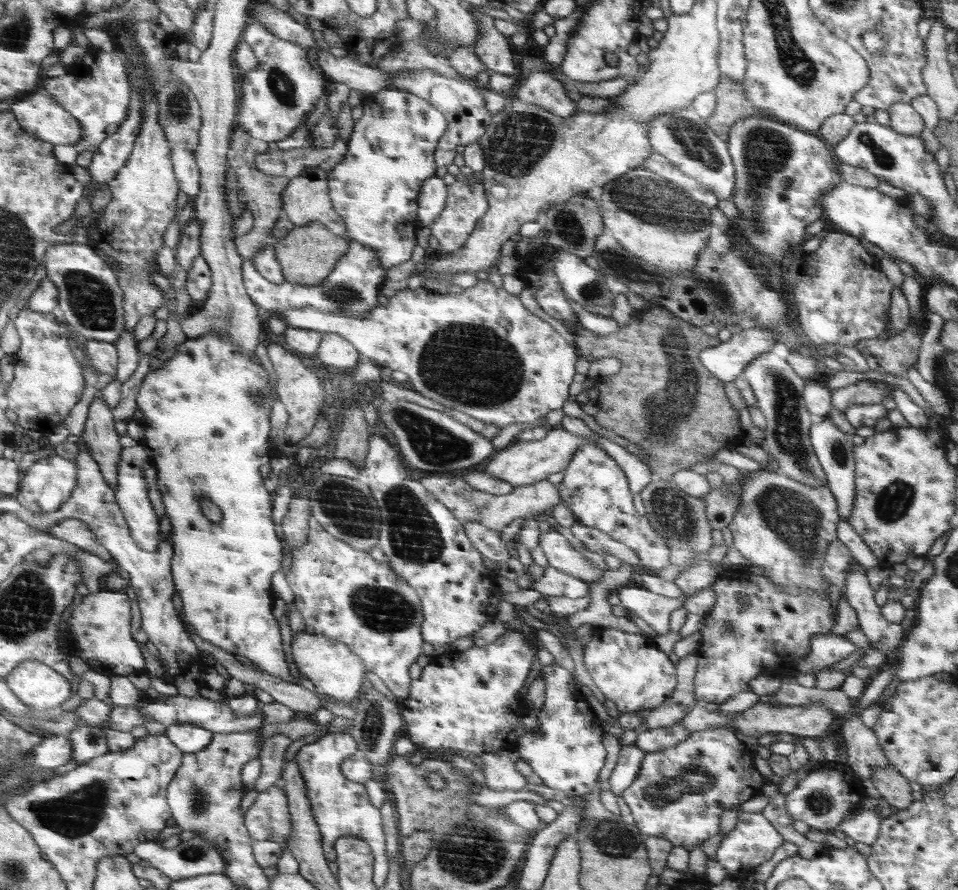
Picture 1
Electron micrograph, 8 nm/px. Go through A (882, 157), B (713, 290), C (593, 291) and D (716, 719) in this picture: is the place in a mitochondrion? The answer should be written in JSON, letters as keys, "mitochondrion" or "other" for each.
{"A":"mitochondrion","B":"mitochondrion","C":"mitochondrion","D":"other"}

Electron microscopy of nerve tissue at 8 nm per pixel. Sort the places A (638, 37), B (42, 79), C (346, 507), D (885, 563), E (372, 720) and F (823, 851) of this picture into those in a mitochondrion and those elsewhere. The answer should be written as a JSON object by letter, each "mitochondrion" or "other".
{"A":"other","B":"other","C":"mitochondrion","D":"other","E":"mitochondrion","F":"other"}

